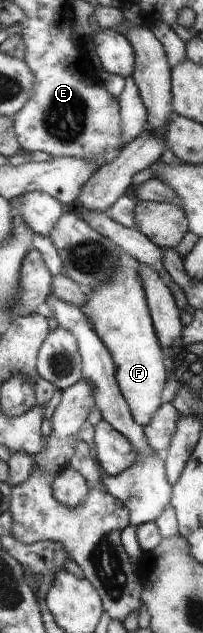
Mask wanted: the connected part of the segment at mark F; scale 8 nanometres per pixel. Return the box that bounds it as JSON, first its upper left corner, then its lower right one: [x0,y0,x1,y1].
[81,265,167,427]

